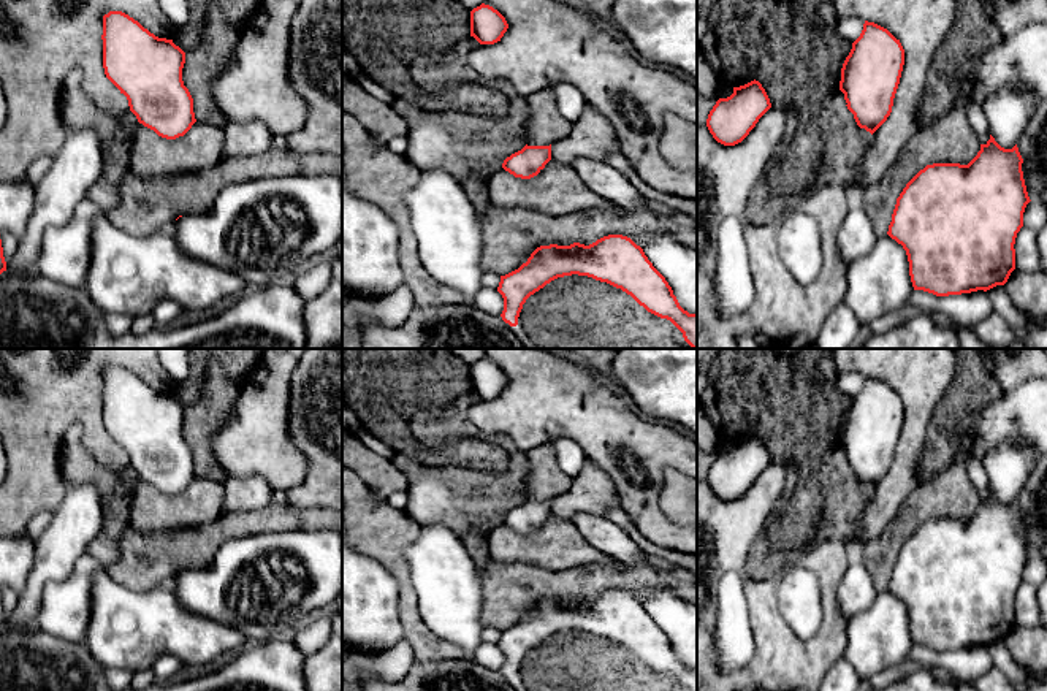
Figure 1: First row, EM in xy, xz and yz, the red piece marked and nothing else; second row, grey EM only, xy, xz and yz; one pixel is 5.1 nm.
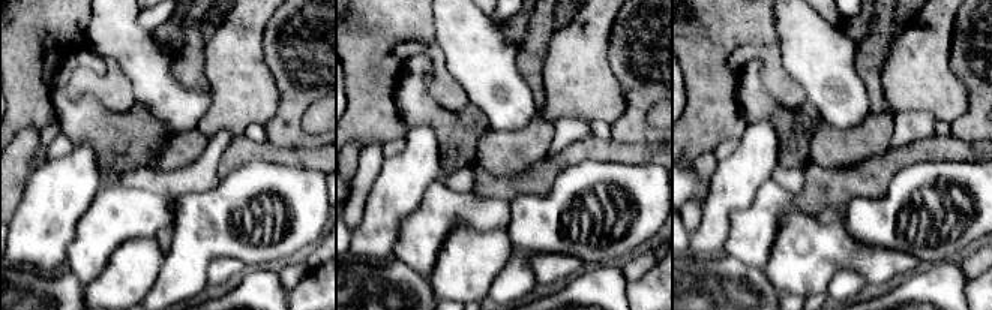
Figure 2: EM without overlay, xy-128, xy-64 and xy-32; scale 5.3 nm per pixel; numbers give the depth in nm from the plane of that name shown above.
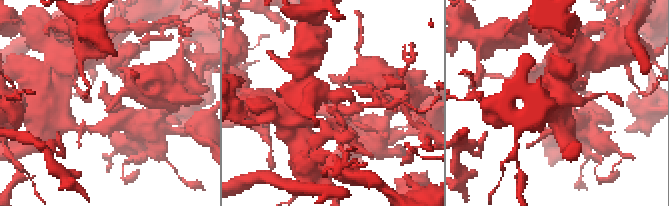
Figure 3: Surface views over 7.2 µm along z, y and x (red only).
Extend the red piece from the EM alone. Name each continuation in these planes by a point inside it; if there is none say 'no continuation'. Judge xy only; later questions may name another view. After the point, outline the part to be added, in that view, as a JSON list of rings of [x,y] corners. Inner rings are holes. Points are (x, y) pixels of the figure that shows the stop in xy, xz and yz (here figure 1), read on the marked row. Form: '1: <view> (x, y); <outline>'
no continuation

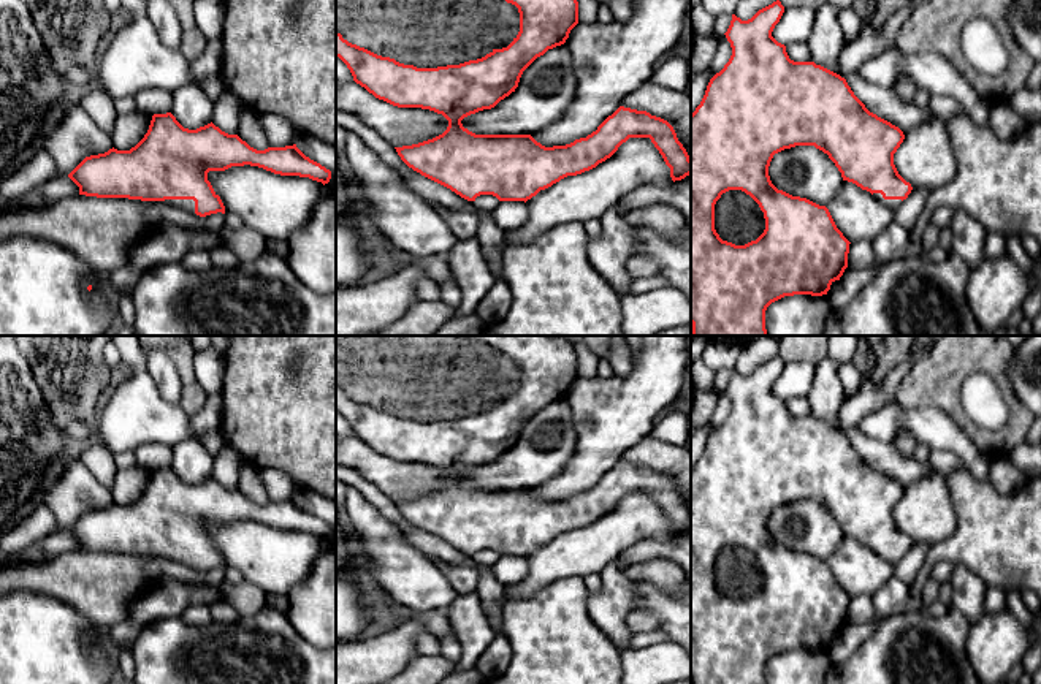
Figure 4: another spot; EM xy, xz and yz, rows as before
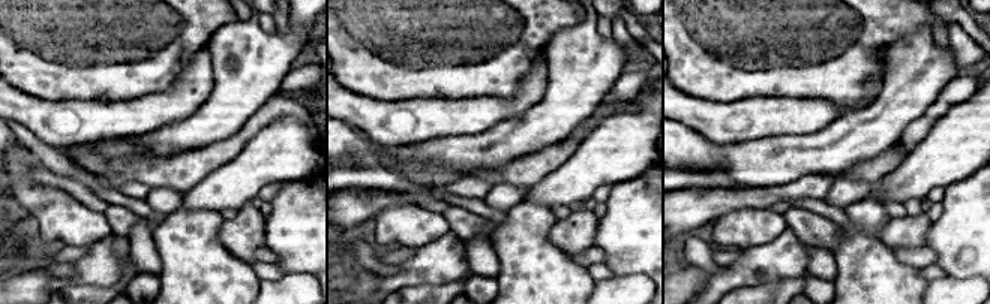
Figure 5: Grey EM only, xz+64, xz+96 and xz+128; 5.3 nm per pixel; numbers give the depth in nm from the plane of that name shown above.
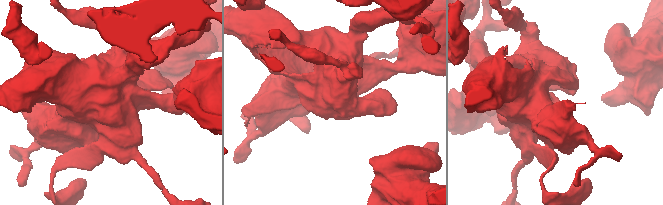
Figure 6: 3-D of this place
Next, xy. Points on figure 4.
1: xy (187, 205); [[[165,200],[163,203],[168,203],[171,206],[176,206],[176,207],[181,207],[184,211],[195,214],[195,201],[193,200]]]

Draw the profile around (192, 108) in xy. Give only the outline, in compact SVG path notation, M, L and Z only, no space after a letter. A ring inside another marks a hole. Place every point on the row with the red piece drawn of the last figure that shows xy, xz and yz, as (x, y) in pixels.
M189 84L173 90L171 114L189 130L196 130L212 122L214 104L201 84Z

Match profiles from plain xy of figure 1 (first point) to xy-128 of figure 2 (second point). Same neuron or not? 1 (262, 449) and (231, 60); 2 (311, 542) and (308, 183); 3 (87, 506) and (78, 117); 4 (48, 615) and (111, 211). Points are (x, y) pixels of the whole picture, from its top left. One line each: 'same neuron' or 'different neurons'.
1: same neuron
2: same neuron
3: different neurons
4: same neuron

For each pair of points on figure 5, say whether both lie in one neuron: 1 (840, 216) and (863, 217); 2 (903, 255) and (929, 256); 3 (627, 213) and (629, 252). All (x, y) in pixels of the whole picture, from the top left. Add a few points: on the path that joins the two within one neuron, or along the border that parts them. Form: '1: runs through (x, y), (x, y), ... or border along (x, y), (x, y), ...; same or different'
1: border along (843, 208), (848, 226); different
2: runs through (909, 256), (923, 256); same
3: runs through (629, 222), (629, 243); same

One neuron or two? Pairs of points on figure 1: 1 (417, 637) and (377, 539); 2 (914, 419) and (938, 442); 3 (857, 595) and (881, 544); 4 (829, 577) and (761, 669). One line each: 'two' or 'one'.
1: one
2: two
3: two
4: one

